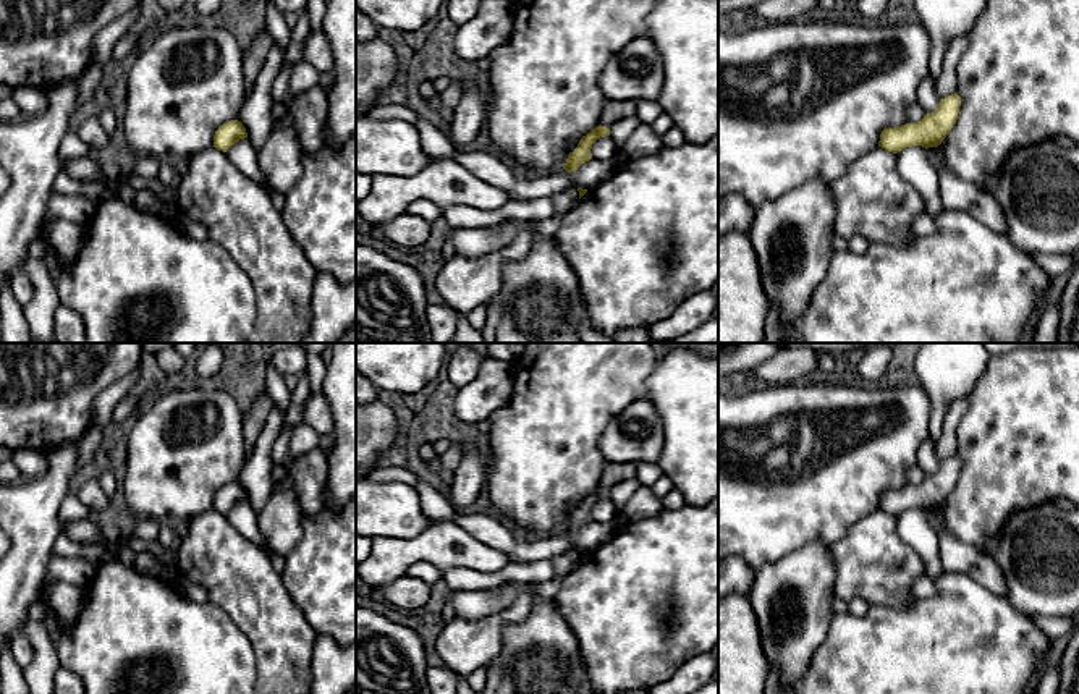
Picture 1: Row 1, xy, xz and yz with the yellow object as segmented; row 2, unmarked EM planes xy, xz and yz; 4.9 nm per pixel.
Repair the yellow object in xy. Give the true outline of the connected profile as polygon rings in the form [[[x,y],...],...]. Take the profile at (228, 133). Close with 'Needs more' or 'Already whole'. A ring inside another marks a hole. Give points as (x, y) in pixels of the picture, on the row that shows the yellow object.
[[[231,120],[218,126],[214,136],[214,147],[226,152],[239,139],[248,138],[246,128],[241,121]]]. Already whole

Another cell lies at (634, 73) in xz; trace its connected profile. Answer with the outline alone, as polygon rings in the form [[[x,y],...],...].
[[[647,36],[631,40],[613,53],[599,78],[608,102],[658,100],[663,87],[663,63]]]

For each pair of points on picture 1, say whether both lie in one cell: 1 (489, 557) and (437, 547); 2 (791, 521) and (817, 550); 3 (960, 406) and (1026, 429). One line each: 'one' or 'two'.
1: one
2: two
3: two

